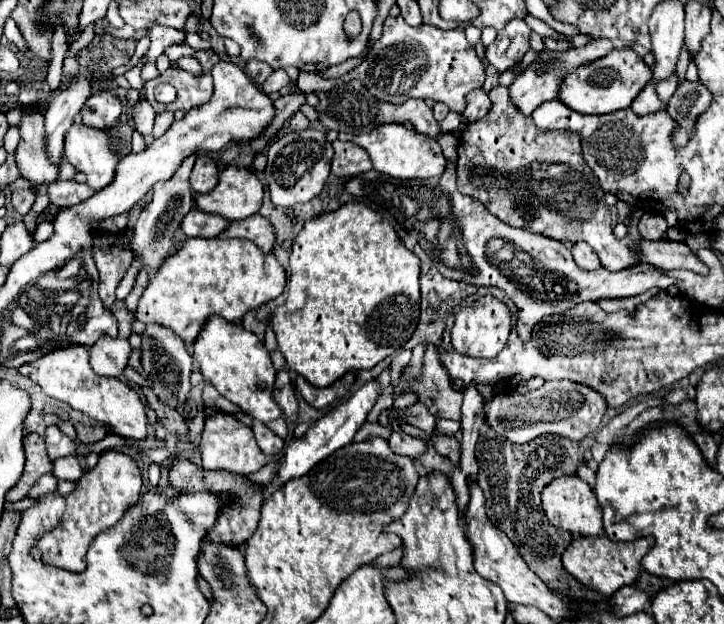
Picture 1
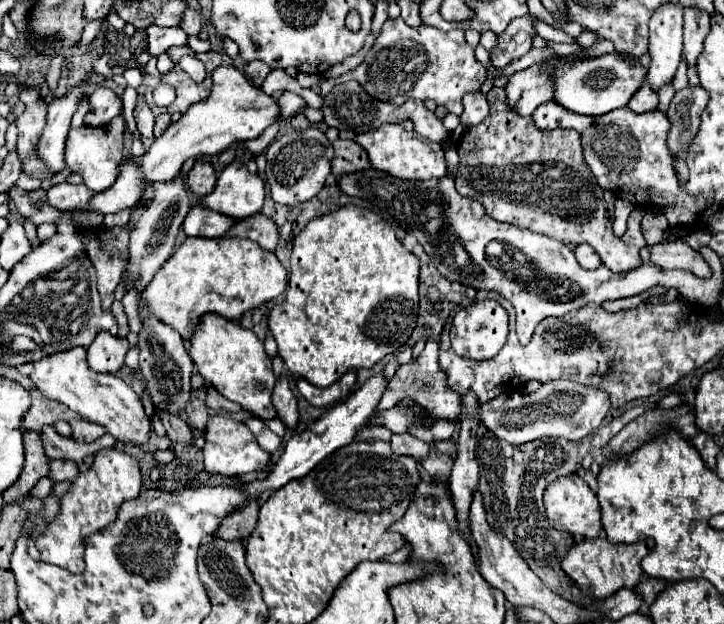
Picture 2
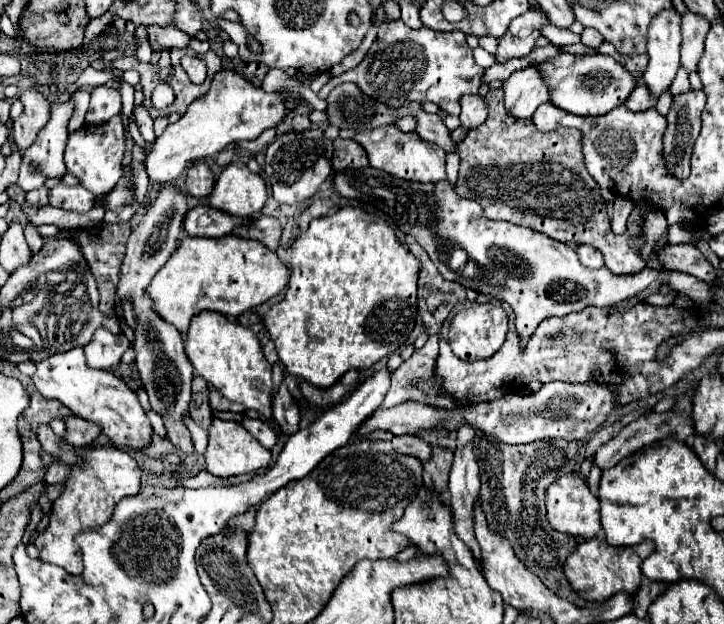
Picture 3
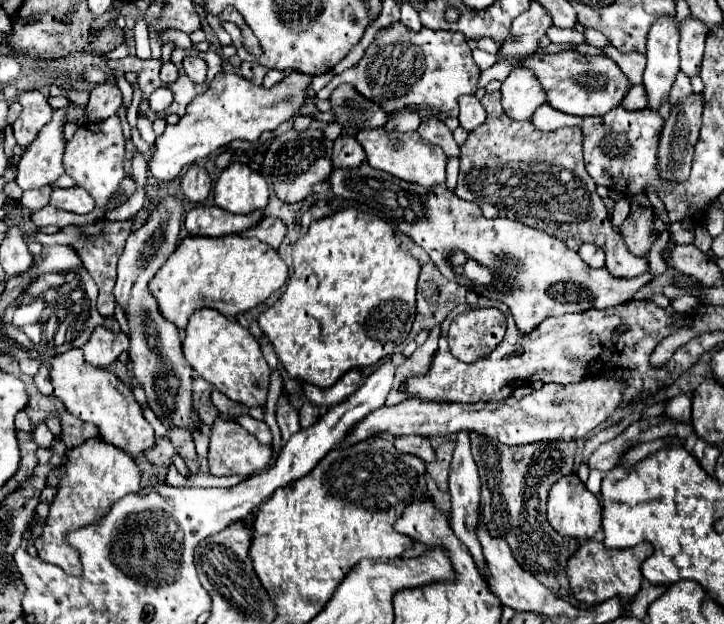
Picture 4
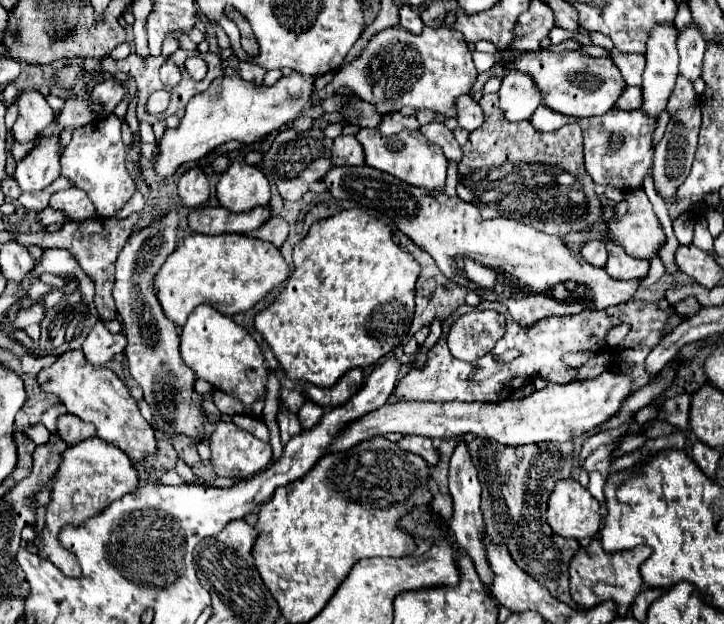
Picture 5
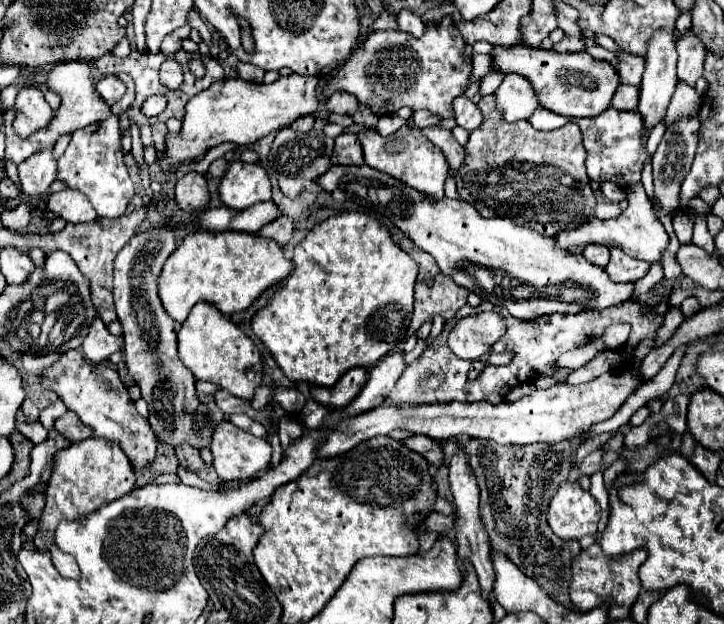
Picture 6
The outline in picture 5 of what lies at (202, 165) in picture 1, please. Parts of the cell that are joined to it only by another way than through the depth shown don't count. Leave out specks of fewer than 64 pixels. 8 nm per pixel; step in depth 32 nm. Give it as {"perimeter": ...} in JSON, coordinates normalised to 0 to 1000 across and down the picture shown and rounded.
{"perimeter":[[[262,269],[260,276],[254,276],[246,292],[246,314],[249,314],[251,330],[262,337],[282,330],[290,314],[285,279],[276,269]]]}

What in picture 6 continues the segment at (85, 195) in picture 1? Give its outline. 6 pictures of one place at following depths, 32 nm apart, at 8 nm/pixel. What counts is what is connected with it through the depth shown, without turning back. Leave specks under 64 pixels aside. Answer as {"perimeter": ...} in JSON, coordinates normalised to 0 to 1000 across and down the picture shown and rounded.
{"perimeter":[[[88,301],[77,311],[72,311],[69,321],[66,321],[66,337],[72,343],[88,349],[97,359],[124,356],[124,353],[135,349],[124,321],[113,308],[105,308],[99,301]]]}

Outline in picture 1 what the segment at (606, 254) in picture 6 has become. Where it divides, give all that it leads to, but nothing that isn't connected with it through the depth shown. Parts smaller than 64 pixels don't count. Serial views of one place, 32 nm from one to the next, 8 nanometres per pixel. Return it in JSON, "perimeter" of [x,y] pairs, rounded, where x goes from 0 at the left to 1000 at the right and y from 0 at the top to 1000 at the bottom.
{"perimeter":[[[807,388],[793,391],[790,394],[790,407],[793,407],[793,417],[796,417],[796,423],[801,429],[807,429],[807,433],[829,429],[829,413],[823,410],[823,404],[812,391],[807,391]]]}

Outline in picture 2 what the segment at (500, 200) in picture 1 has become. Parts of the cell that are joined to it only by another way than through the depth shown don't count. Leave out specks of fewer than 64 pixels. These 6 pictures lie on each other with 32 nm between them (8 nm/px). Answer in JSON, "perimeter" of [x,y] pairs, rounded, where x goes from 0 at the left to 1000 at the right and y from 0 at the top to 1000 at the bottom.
{"perimeter":[[[680,141],[671,160],[677,167],[674,189],[646,205],[630,234],[635,250],[630,282],[633,311],[660,321],[674,346],[688,356],[721,362],[779,391],[815,391],[845,436],[884,429],[884,397],[890,394],[884,356],[890,337],[876,333],[867,375],[859,381],[848,378],[831,301],[804,253],[801,215],[782,205],[746,212],[735,189],[710,186],[696,167],[696,141]]]}

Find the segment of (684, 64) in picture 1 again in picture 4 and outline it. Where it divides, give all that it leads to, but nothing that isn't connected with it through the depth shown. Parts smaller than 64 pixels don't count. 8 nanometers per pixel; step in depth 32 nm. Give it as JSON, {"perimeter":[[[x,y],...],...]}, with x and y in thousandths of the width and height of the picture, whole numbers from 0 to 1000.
{"perimeter":[[[942,115],[936,119],[934,125],[934,135],[928,138],[928,151],[925,151],[925,173],[934,173],[934,160],[942,160],[945,154],[950,157],[956,151],[956,135],[953,135],[953,125],[945,122]]]}

